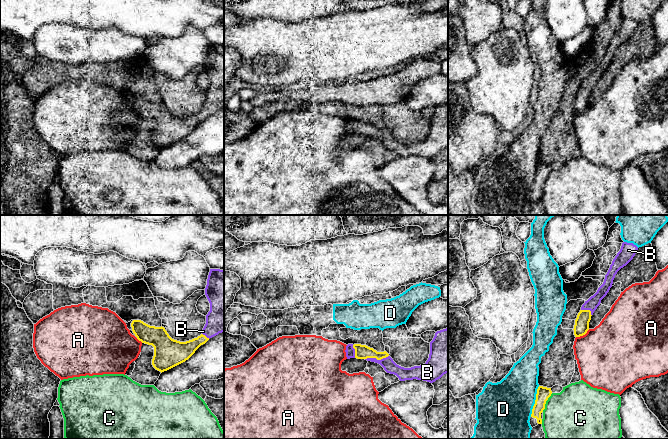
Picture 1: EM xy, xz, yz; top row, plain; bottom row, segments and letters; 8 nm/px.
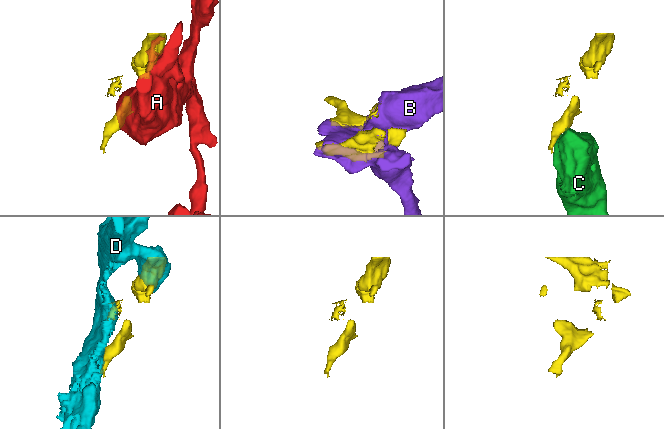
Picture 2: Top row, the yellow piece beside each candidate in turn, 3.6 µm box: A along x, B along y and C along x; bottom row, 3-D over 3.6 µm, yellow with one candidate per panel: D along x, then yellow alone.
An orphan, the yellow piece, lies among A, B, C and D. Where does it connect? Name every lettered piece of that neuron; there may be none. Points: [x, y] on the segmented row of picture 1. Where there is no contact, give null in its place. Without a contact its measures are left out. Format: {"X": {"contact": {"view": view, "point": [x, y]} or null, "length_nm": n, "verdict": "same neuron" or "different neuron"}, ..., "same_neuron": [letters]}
{"A": {"contact": {"view": "yz", "point": [582, 335]}, "length_nm": 130, "verdict": "different neuron"}, "B": {"contact": {"view": "xz", "point": [376, 358]}, "length_nm": 190, "verdict": "same neuron"}, "C": {"contact": {"view": "yz", "point": [545, 402]}, "length_nm": 170, "verdict": "different neuron"}, "D": {"contact": {"view": "yz", "point": [535, 401]}, "length_nm": 260, "verdict": "different neuron"}, "same_neuron": ["B"]}

